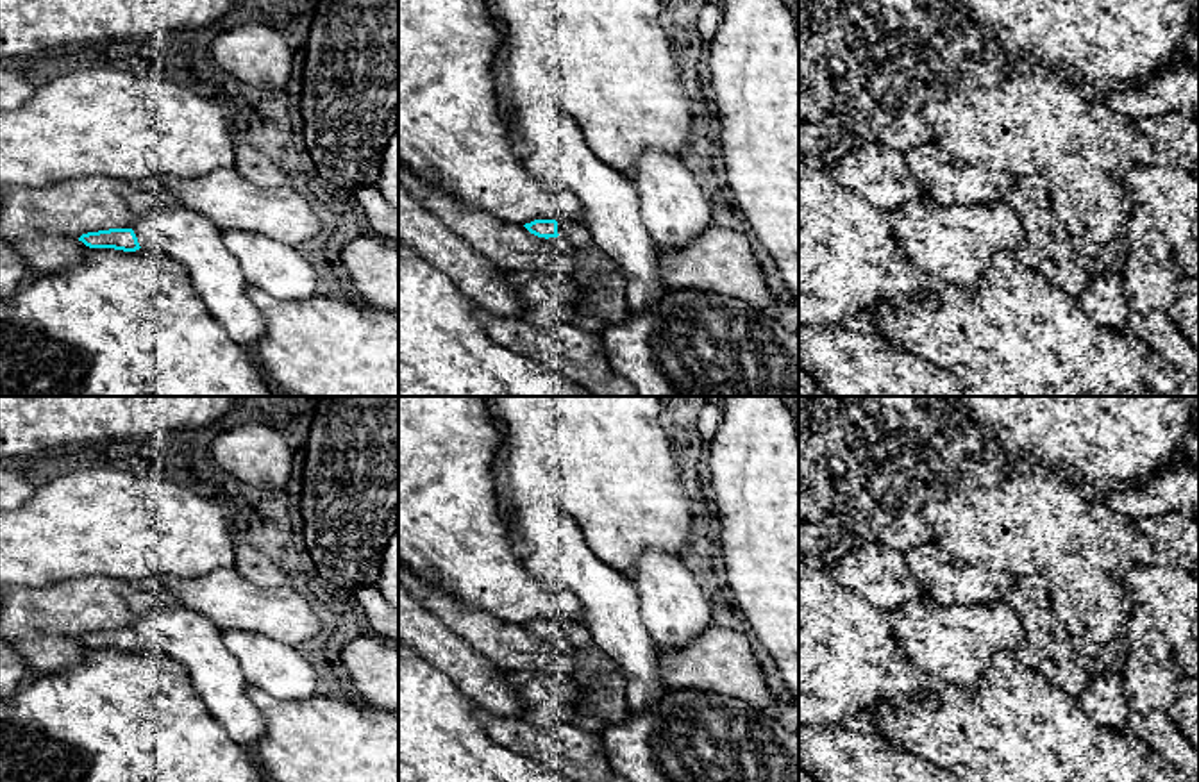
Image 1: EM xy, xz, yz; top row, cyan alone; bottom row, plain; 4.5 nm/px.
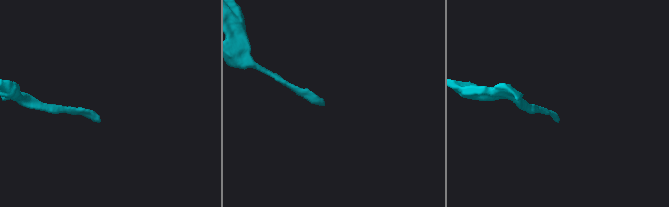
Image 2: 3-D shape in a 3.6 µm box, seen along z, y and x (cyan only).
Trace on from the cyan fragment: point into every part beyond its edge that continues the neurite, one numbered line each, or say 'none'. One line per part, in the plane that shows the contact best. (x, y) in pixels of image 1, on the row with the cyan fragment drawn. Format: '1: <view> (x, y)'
1: xz (576, 234)

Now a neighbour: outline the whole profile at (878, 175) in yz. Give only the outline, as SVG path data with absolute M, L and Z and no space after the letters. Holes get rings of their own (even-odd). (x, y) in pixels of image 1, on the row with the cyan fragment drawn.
M885 143L867 145L845 157L833 179L851 195L881 212L922 198L902 154Z

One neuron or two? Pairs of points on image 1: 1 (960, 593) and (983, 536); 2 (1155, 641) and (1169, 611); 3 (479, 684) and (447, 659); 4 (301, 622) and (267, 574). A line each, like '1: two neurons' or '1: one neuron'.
1: two neurons
2: two neurons
3: one neuron
4: two neurons

